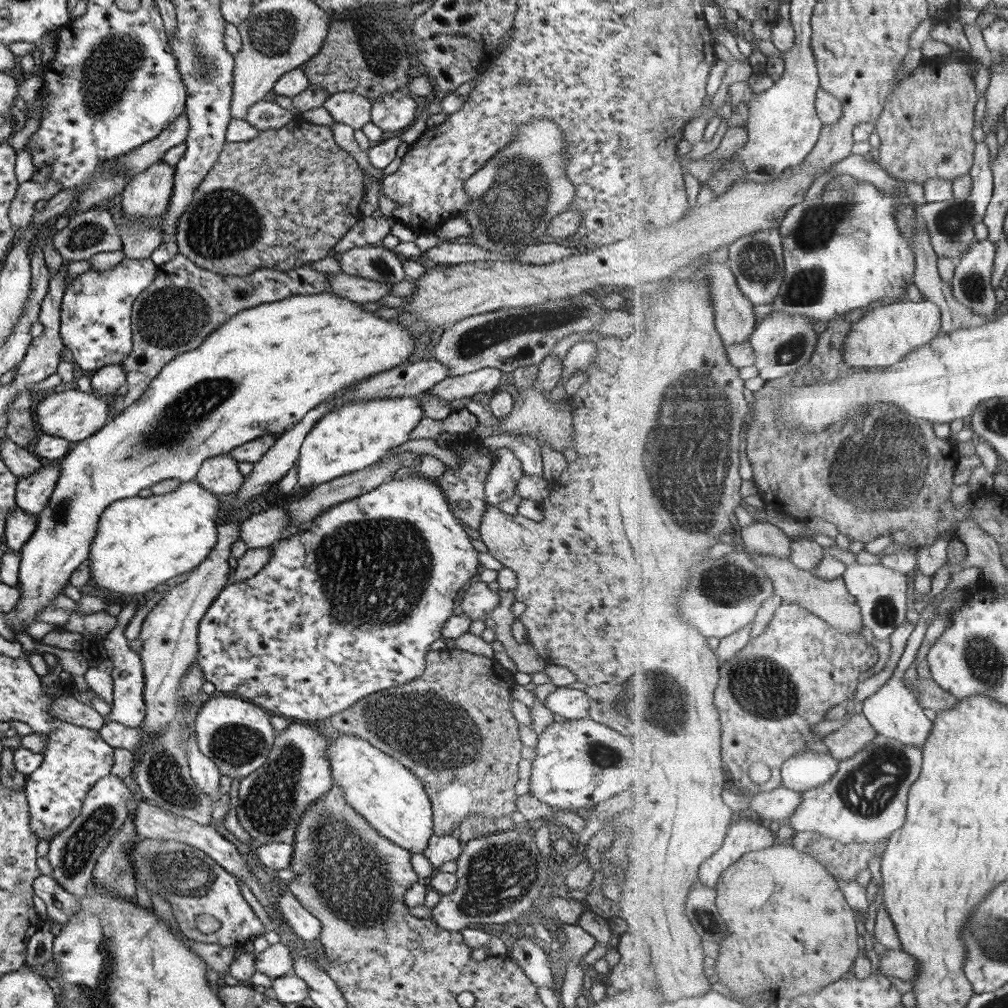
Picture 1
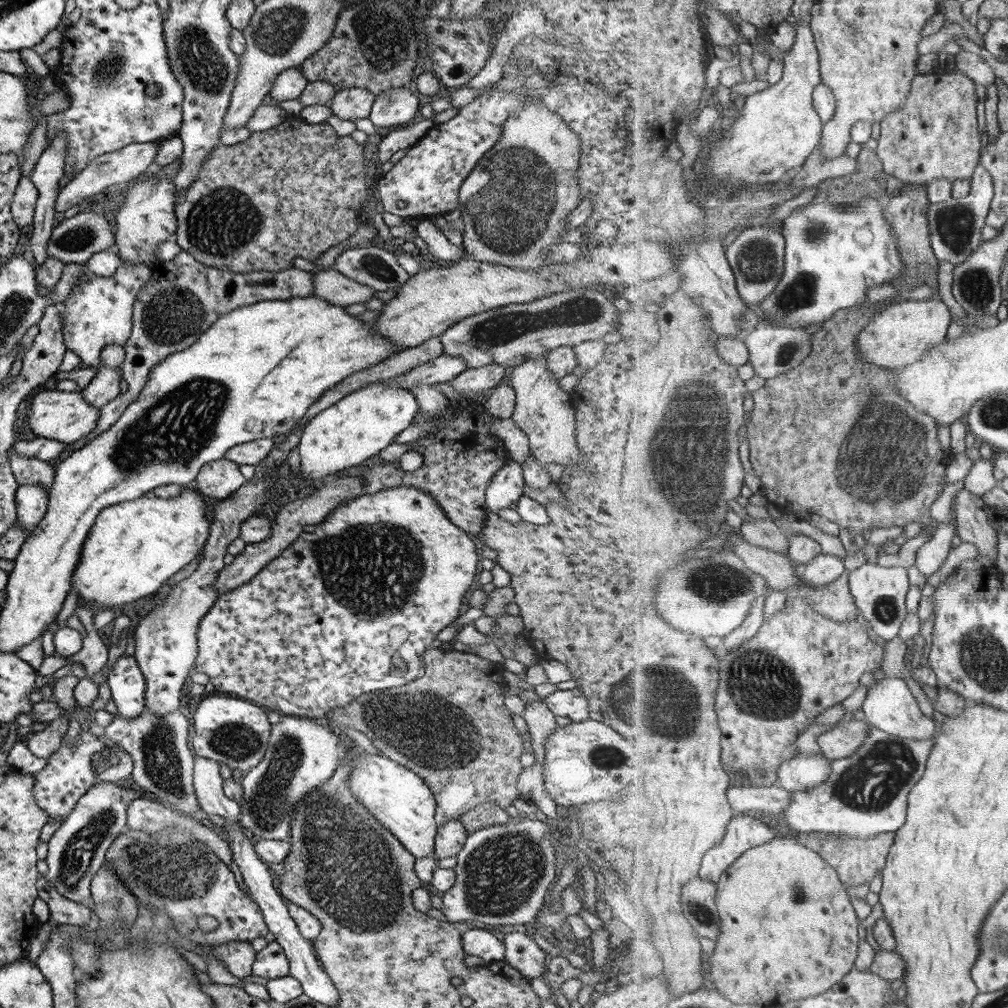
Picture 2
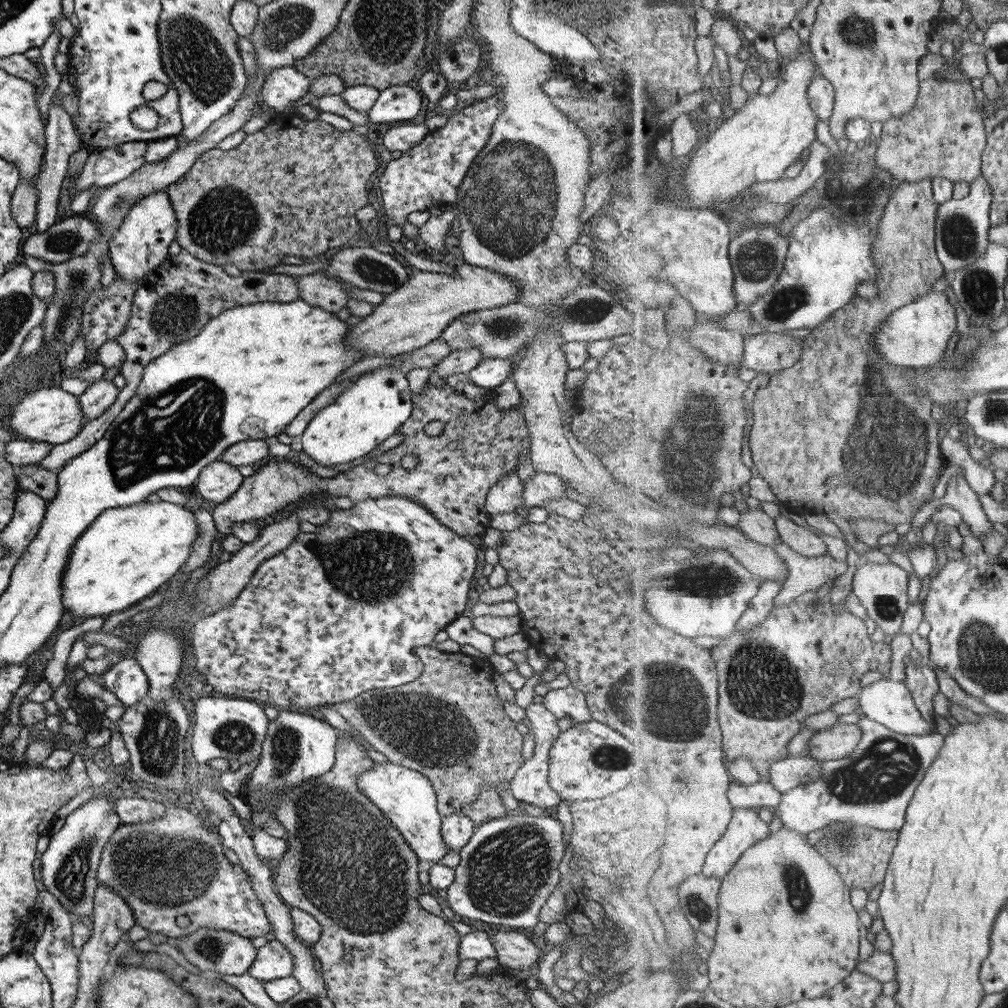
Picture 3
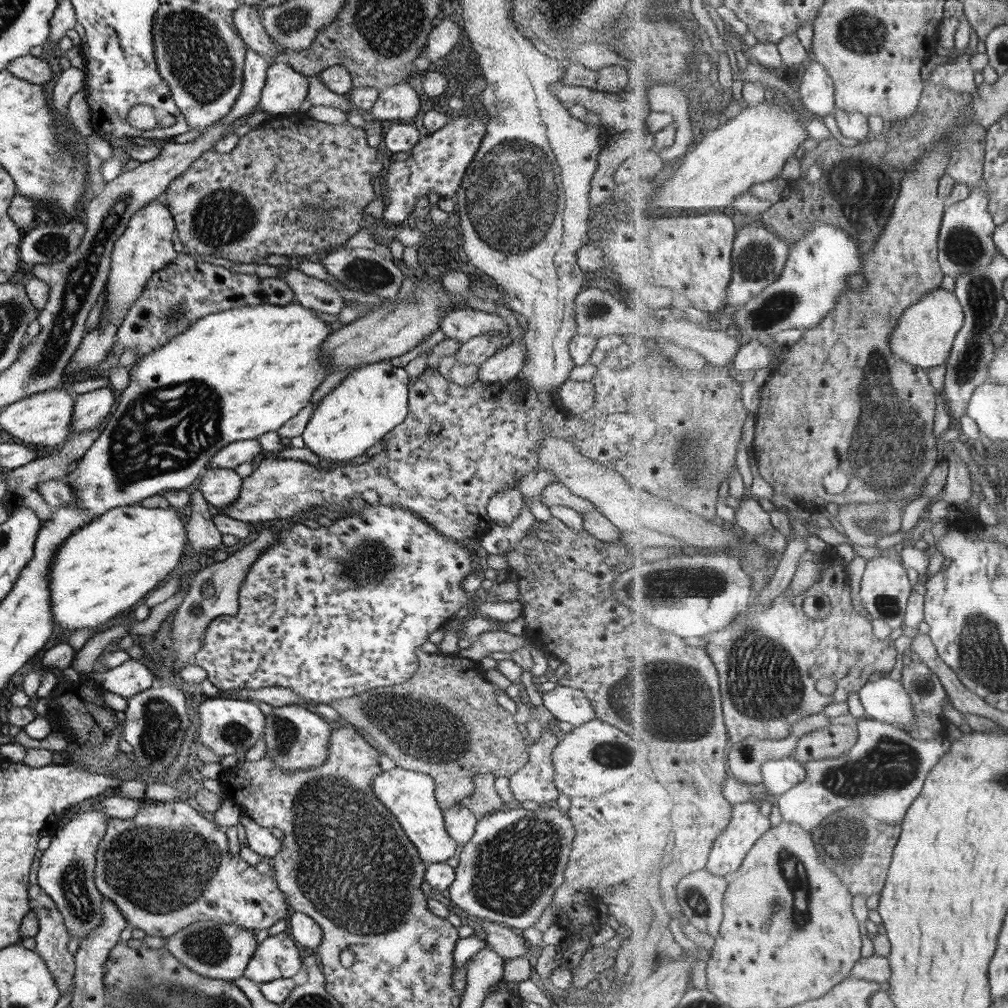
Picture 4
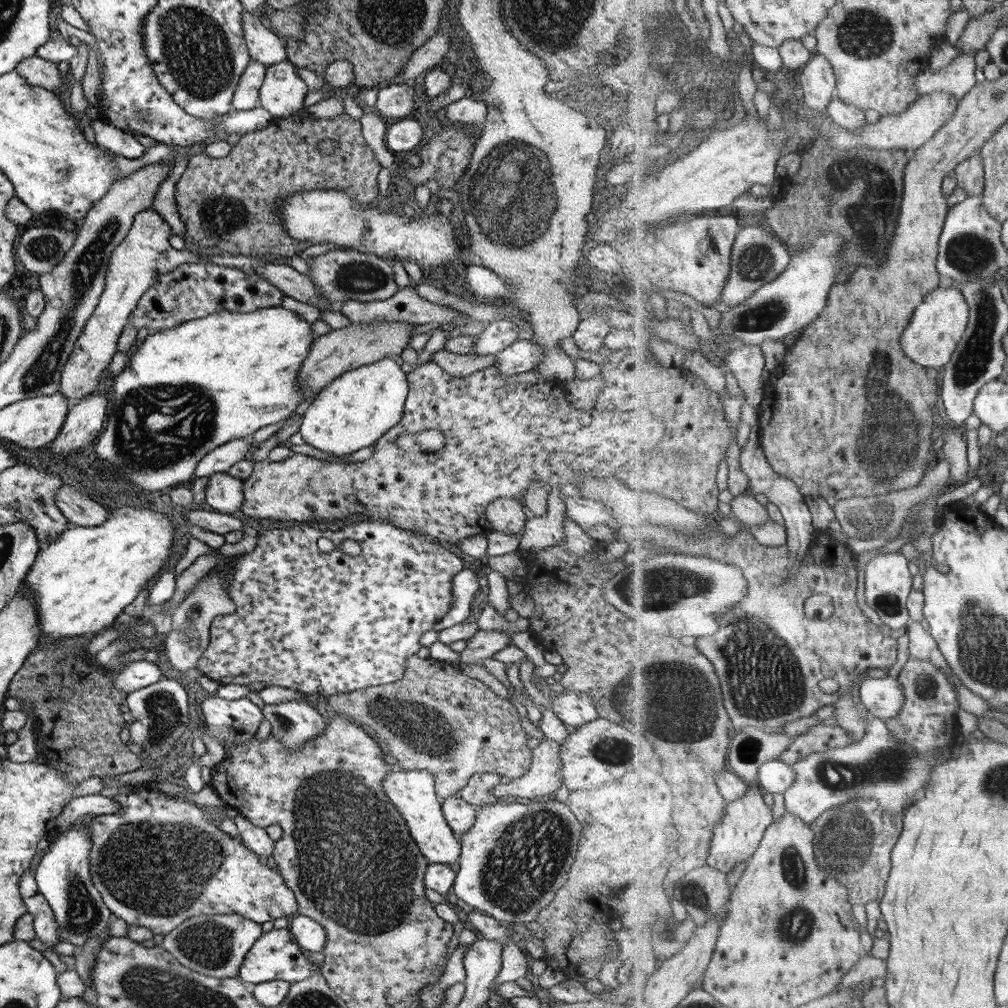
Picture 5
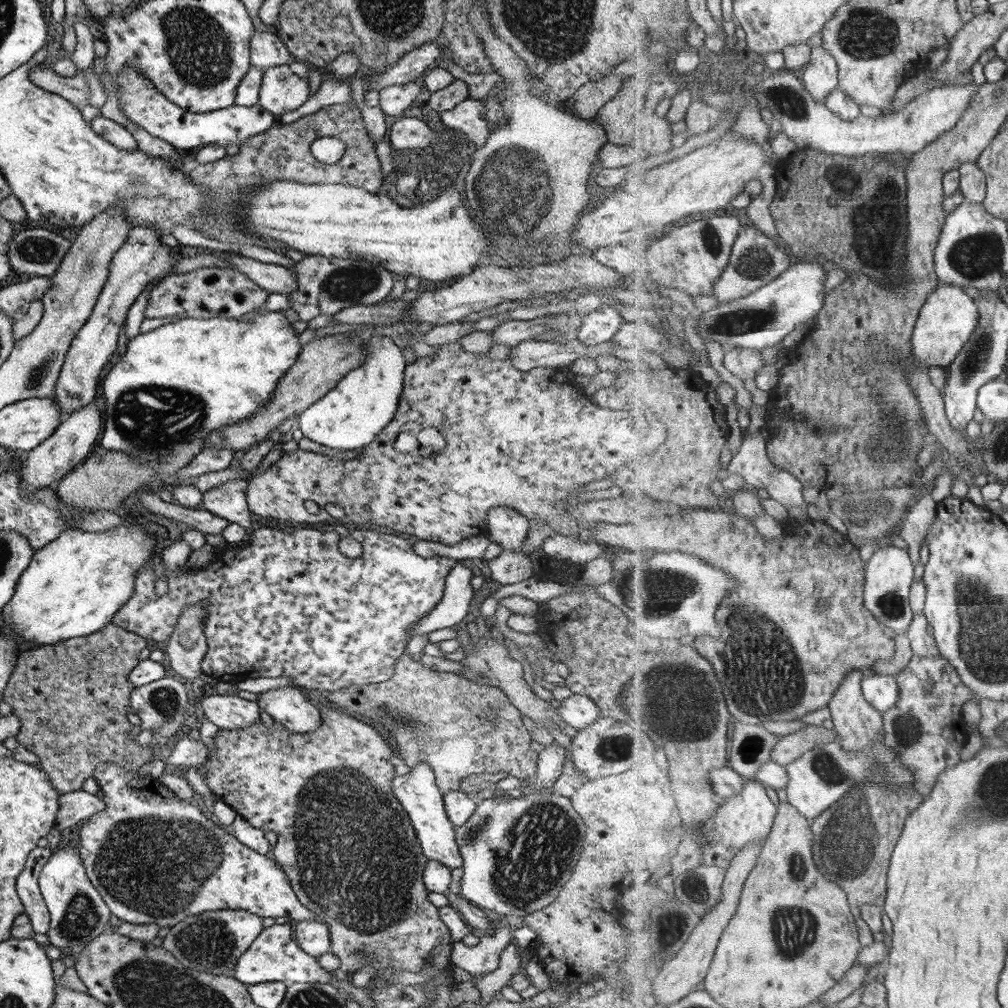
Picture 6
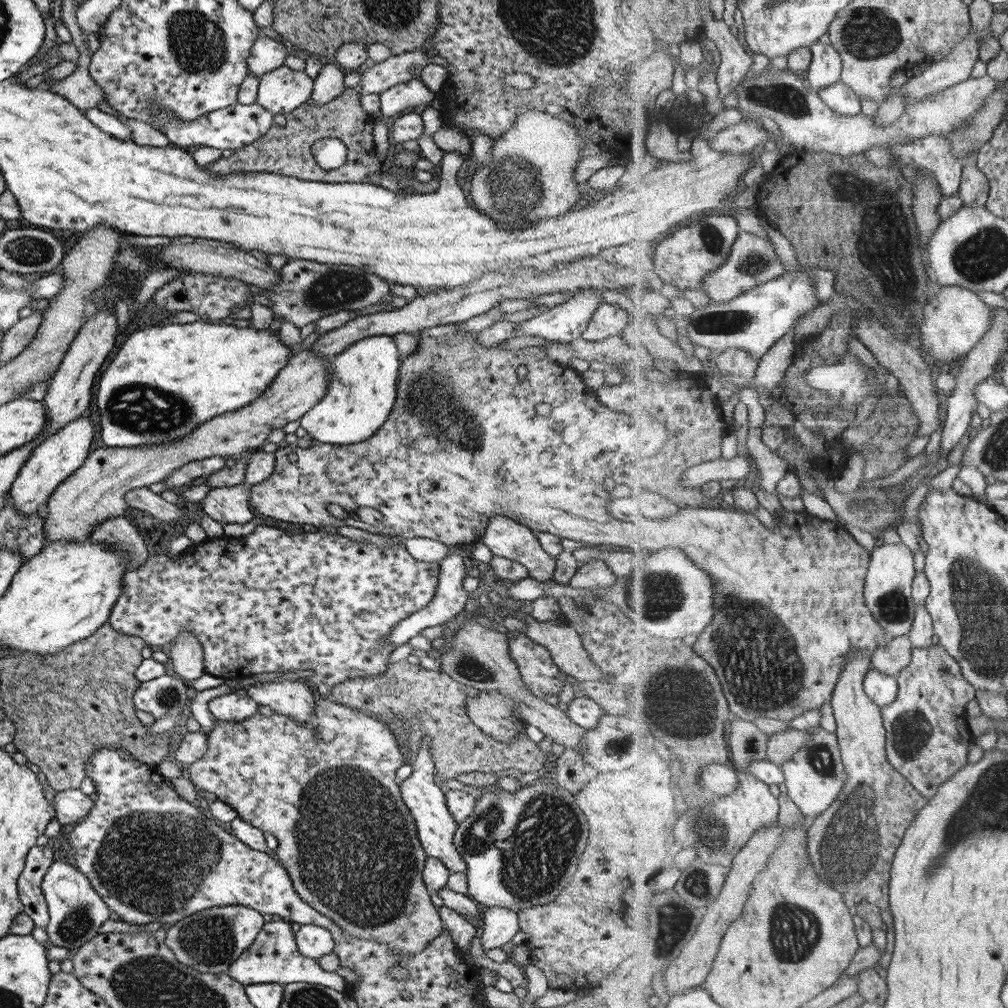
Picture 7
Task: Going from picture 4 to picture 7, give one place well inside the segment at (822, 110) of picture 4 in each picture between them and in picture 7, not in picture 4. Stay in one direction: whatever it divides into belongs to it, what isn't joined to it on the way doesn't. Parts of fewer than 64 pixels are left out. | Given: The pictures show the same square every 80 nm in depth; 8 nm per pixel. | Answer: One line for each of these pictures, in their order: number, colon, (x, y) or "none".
5: (818, 80)
6: (821, 76)
7: (826, 68)

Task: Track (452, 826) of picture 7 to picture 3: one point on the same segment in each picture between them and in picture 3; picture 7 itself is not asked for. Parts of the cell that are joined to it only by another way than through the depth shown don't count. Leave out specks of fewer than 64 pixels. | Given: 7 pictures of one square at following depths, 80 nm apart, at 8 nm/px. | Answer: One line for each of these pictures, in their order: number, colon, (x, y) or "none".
3: (405, 797)
4: (409, 796)
5: (411, 792)
6: (421, 800)

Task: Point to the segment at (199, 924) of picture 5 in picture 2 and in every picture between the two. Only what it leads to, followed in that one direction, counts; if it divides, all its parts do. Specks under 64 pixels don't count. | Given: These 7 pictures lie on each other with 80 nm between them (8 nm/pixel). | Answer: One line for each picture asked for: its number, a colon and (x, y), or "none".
2: (237, 956)
3: (210, 950)
4: (216, 951)

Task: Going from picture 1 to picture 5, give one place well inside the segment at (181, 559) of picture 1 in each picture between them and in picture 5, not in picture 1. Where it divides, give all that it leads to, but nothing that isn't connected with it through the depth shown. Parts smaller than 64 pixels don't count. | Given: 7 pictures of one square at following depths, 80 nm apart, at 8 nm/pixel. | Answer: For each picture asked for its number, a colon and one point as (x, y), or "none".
2: (132, 548)
3: (127, 552)
4: (105, 566)
5: (81, 580)

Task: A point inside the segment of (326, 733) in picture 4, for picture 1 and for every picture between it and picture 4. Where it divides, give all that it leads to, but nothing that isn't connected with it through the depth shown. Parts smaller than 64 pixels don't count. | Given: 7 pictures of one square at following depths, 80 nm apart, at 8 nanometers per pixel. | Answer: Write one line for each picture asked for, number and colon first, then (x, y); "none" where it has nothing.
1: (270, 800)
2: (300, 755)
3: (297, 747)

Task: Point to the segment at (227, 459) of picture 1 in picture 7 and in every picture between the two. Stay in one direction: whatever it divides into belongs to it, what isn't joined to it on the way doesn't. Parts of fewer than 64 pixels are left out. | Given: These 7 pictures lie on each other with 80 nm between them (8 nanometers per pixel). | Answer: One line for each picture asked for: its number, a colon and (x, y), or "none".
2: (218, 479)
3: (217, 481)
4: (219, 486)
5: (223, 493)
6: (227, 500)
7: (229, 504)

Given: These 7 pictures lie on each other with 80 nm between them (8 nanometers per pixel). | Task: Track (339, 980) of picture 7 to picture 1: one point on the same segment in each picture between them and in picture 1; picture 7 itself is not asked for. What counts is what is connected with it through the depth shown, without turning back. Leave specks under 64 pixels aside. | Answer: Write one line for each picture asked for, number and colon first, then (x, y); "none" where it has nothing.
1: (274, 961)
2: (270, 962)
3: (272, 960)
4: (277, 956)
5: (274, 955)
6: (273, 956)

